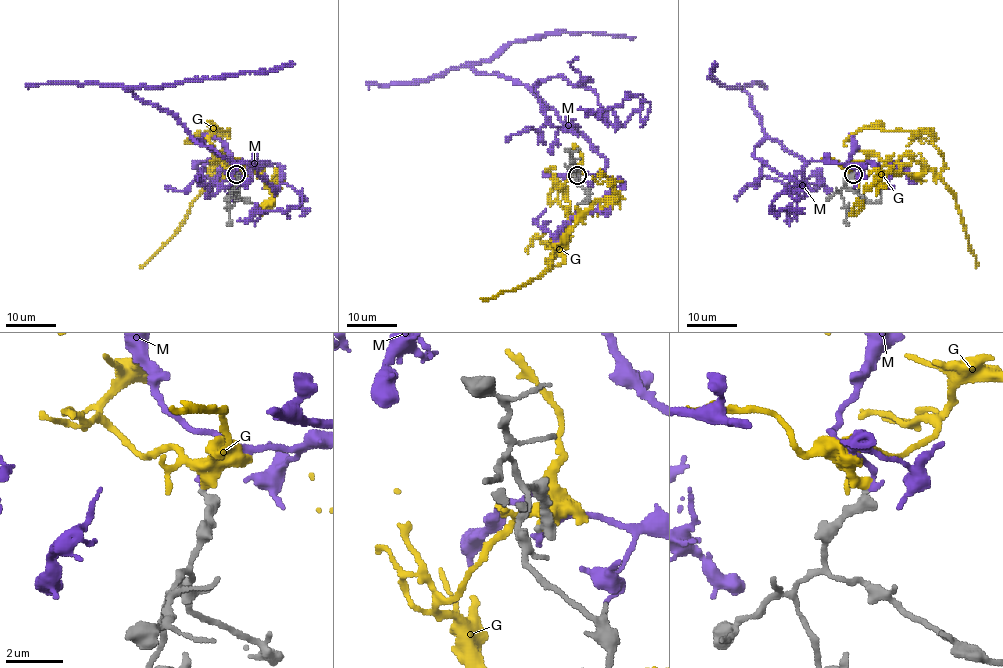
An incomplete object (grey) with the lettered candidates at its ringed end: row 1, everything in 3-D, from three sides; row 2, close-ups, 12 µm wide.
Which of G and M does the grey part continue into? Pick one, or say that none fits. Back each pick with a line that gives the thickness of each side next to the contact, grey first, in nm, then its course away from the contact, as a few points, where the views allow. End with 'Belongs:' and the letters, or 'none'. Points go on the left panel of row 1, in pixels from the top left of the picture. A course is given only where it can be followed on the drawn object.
M: calibres 400 and 200 nm; course (236, 174), (241, 167), (265, 164), (226, 160), (195, 140), (169, 113), (143, 103), (132, 89), (293, 64)
Belongs: M

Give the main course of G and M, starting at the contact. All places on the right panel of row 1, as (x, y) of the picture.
G: (852, 174), (869, 155), (918, 161), (936, 176), (944, 161), (928, 132), (878, 124), (845, 146)
M: (853, 174), (852, 166), (803, 160), (772, 140), (751, 98), (710, 76), (713, 64)

